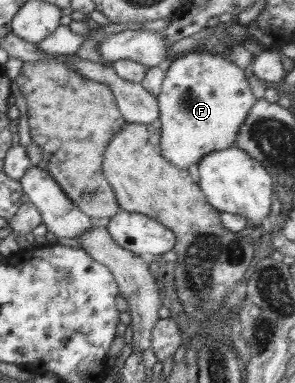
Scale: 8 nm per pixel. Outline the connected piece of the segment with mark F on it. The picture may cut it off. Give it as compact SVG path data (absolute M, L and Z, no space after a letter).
M194 50L172 59L157 100L161 154L178 169L188 169L213 151L236 147L239 129L257 99L244 70L219 55Z

